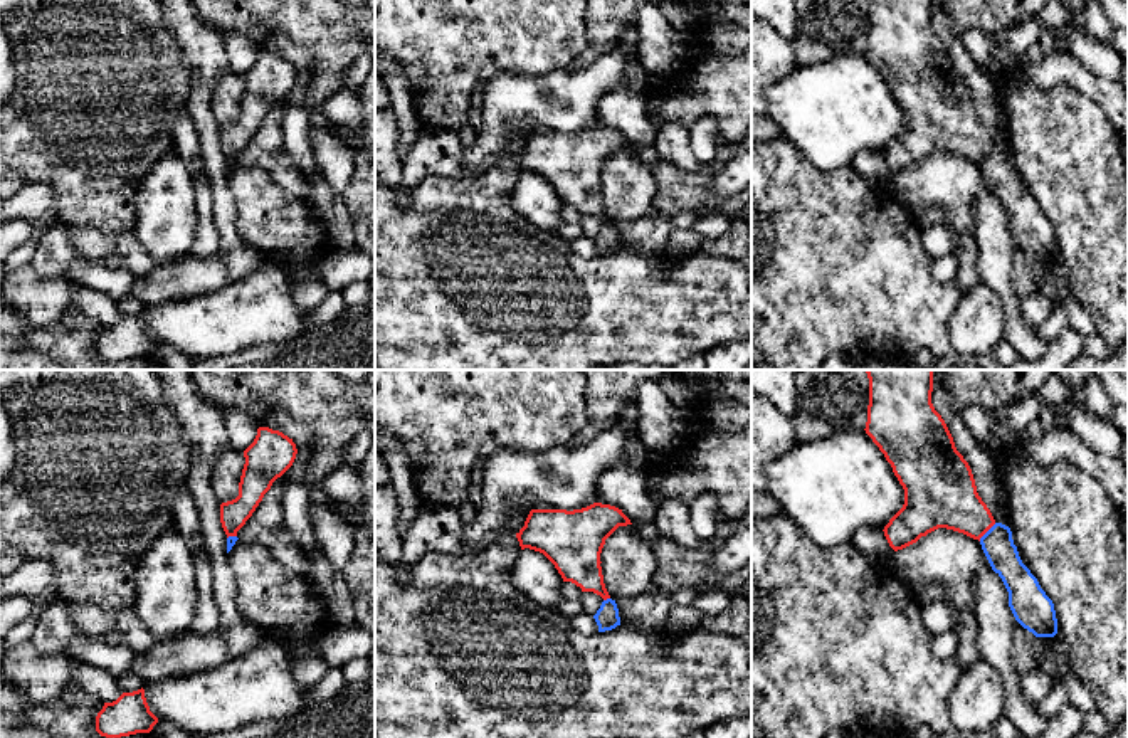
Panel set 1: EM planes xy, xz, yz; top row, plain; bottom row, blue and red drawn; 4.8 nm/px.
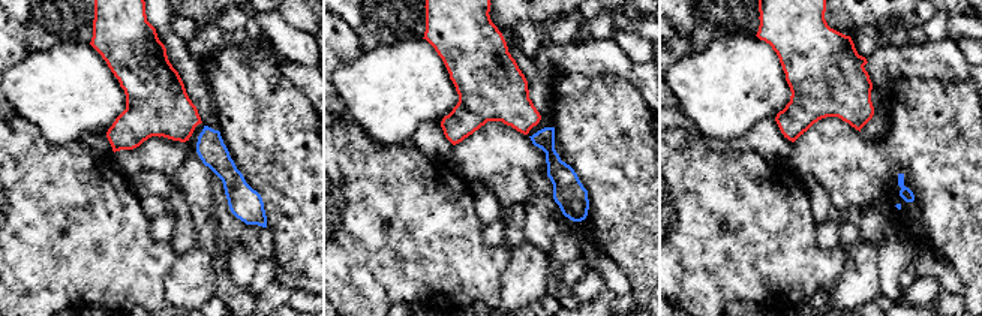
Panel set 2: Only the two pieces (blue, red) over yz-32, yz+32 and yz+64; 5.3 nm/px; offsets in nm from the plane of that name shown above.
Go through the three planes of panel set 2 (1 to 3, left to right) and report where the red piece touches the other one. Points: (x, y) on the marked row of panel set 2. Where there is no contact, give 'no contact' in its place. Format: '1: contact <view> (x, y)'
1: no contact
2: no contact
3: no contact

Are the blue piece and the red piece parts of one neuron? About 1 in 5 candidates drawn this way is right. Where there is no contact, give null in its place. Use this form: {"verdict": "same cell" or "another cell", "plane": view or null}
{"verdict": "another cell", "plane": "yz"}

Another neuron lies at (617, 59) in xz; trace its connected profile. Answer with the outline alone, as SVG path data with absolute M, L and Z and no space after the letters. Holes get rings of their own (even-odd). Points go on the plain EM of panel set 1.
M617 44L578 72L561 67L538 76L503 72L493 77L484 84L482 123L472 145L461 150L464 166L476 168L503 150L513 140L513 121L535 121L550 133L567 134L598 126L598 101L620 89L629 61Z

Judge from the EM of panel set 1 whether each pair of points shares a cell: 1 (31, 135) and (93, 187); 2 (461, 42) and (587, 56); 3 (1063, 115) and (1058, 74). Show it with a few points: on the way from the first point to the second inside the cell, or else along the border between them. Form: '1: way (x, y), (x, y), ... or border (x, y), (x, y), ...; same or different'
1: way (46, 138), (78, 172); same
2: border (585, 17), (585, 49), (567, 68); different
3: border (1021, 78), (1041, 88), (1071, 84), (1095, 103); different

